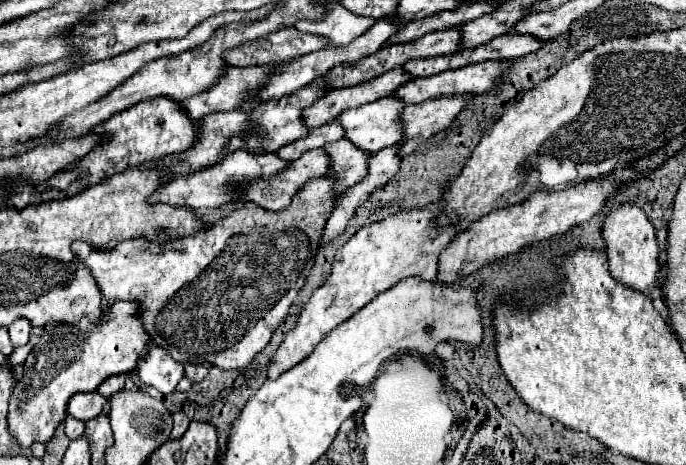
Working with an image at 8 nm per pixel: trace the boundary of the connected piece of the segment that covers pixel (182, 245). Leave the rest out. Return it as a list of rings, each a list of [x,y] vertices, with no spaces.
[[[313,178],[293,196],[291,204],[279,212],[269,212],[253,202],[235,208],[207,230],[175,238],[157,246],[145,238],[125,240],[113,250],[95,250],[87,242],[73,242],[71,250],[81,256],[93,272],[107,304],[115,300],[141,302],[141,320],[153,342],[165,348],[177,362],[211,364],[217,368],[245,368],[269,342],[273,330],[289,312],[291,302],[307,280],[319,250],[323,228],[335,206],[333,178]]]

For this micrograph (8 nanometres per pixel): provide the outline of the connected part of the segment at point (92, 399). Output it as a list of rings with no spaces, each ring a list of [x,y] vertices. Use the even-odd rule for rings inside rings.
[[[77,392],[75,396],[71,396],[67,404],[67,414],[87,422],[99,416],[105,410],[105,404],[107,404],[107,398],[101,396],[99,392]]]

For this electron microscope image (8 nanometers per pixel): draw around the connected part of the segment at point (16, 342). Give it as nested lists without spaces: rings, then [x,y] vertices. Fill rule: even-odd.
[[[17,320],[9,326],[9,336],[13,346],[25,346],[29,342],[29,334],[31,334],[31,324],[27,320]]]

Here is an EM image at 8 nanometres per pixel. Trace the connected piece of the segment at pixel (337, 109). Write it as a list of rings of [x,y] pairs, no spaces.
[[[395,68],[369,82],[357,84],[351,88],[331,90],[323,98],[315,100],[309,108],[303,110],[303,122],[309,124],[309,128],[319,128],[321,124],[335,120],[347,108],[357,108],[357,106],[363,106],[363,104],[389,96],[407,80],[411,80],[409,74],[405,74],[403,68]]]

